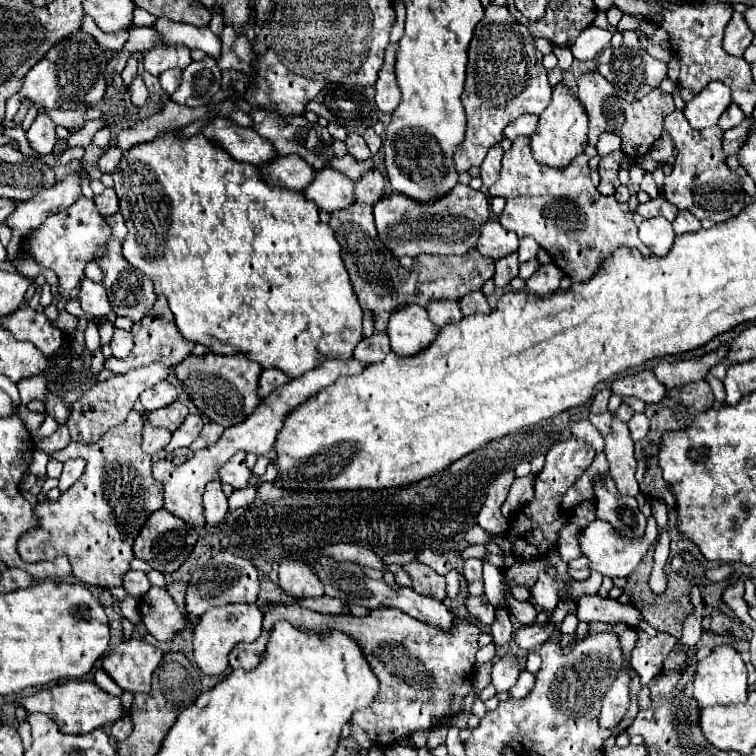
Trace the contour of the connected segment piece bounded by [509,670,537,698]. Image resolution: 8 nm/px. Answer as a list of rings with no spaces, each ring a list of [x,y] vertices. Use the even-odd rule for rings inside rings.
[[[523,670],[521,672],[521,676],[519,676],[519,680],[517,680],[517,684],[509,690],[509,694],[513,696],[513,698],[525,698],[531,690],[533,690],[533,686],[535,686],[535,674],[533,672],[529,672],[529,670]]]

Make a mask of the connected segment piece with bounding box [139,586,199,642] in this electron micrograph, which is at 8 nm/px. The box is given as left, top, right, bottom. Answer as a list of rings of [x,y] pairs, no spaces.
[[[151,588],[141,600],[139,610],[145,628],[149,634],[153,634],[159,642],[173,640],[177,634],[181,634],[185,628],[195,626],[199,618],[191,614],[183,614],[177,602],[171,598],[171,594],[165,588]]]

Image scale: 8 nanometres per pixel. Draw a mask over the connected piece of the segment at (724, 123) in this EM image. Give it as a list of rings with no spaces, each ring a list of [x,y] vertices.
[[[731,104],[731,106],[721,114],[721,118],[719,118],[717,126],[719,126],[721,130],[729,130],[729,128],[739,126],[743,120],[745,120],[745,114],[739,110],[739,106]]]

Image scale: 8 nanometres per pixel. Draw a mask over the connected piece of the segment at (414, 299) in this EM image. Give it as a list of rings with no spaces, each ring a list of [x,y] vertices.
[[[351,204],[347,208],[331,212],[329,226],[335,230],[335,238],[341,244],[343,262],[349,270],[353,290],[363,308],[373,310],[373,320],[377,330],[387,328],[391,312],[403,304],[425,306],[435,298],[463,298],[469,292],[479,290],[489,278],[493,278],[495,262],[483,258],[477,248],[471,248],[463,256],[439,256],[439,254],[421,254],[415,258],[415,264],[405,270],[399,266],[397,258],[379,242],[371,204]]]

